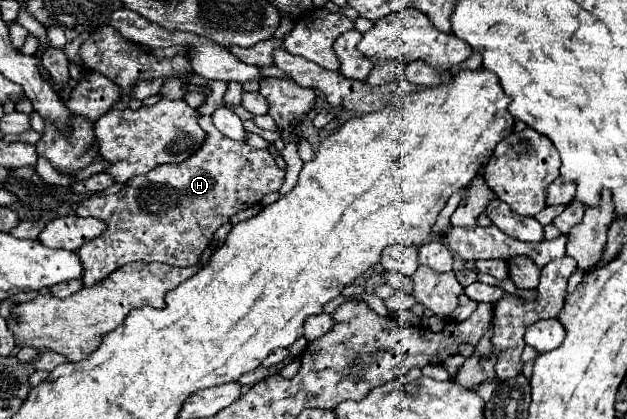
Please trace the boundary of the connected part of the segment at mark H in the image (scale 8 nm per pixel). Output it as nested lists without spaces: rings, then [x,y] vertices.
[[[200,117],[200,127],[208,131],[208,139],[204,147],[198,149],[192,157],[188,157],[184,163],[160,165],[148,175],[138,175],[136,179],[128,181],[128,185],[116,195],[90,197],[76,207],[78,215],[92,215],[108,223],[108,229],[104,235],[100,235],[100,239],[92,239],[78,251],[80,259],[84,261],[84,287],[98,285],[110,273],[132,261],[160,261],[180,267],[196,265],[202,253],[212,243],[212,235],[220,225],[224,225],[234,213],[256,205],[266,193],[278,191],[282,187],[284,171],[276,165],[276,159],[270,155],[270,151],[260,151],[242,141],[232,141],[224,137],[212,125],[212,117]]]

